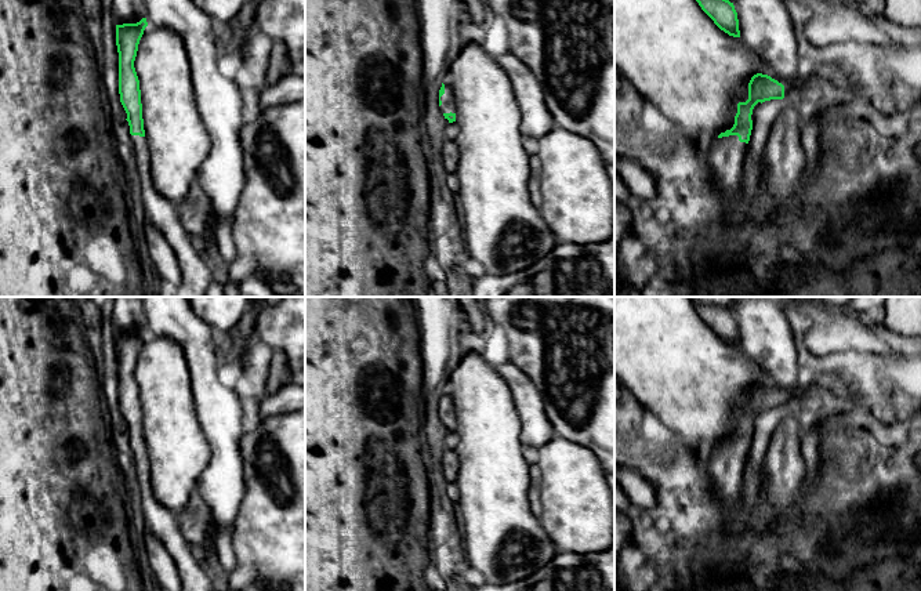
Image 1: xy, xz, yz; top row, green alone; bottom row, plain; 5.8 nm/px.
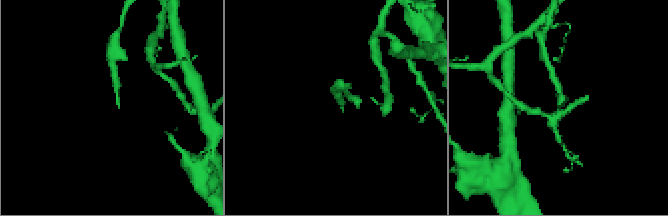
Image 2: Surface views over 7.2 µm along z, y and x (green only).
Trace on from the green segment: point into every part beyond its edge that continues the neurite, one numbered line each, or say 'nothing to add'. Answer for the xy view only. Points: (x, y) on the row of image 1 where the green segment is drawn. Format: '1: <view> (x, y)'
1: xy (196, 279)

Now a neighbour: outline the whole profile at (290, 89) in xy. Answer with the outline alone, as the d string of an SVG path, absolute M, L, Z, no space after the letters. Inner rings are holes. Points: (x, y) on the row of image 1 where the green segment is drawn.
M289 73L279 81L268 84L260 95L260 104L262 108L300 101L305 101L305 77L295 73Z

